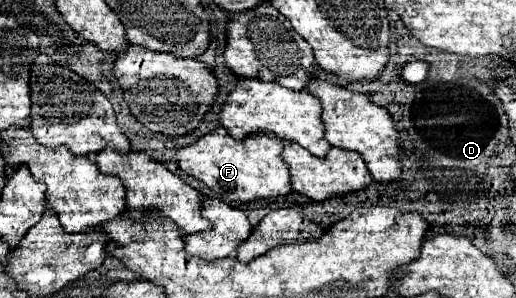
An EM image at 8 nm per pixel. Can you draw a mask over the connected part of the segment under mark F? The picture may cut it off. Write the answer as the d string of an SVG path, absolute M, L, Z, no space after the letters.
M216 127L214 131L202 135L194 143L172 151L178 167L186 175L192 175L194 179L206 183L216 195L228 197L228 201L238 203L270 199L278 195L288 195L292 191L288 165L282 161L280 153L282 139L272 133L254 133L236 141L222 127Z

